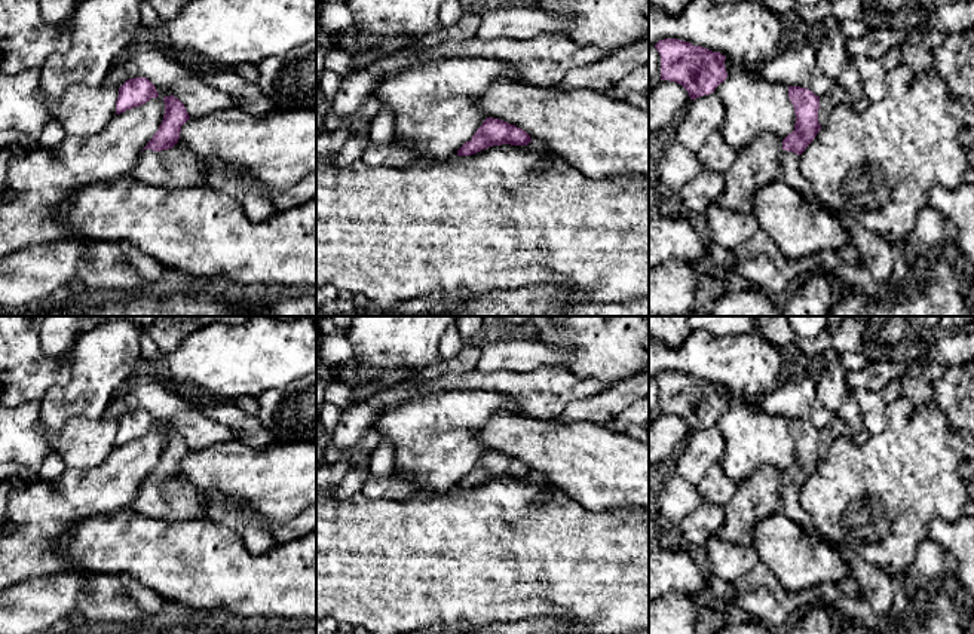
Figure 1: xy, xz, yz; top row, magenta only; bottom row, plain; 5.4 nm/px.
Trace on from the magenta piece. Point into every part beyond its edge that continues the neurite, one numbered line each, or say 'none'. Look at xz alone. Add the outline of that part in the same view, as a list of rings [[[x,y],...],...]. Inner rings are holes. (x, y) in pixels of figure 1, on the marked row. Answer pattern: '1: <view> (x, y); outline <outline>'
none

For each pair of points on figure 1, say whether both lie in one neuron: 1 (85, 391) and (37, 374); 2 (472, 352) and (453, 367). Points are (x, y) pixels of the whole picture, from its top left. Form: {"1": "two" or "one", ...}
{"1": "two", "2": "one"}

